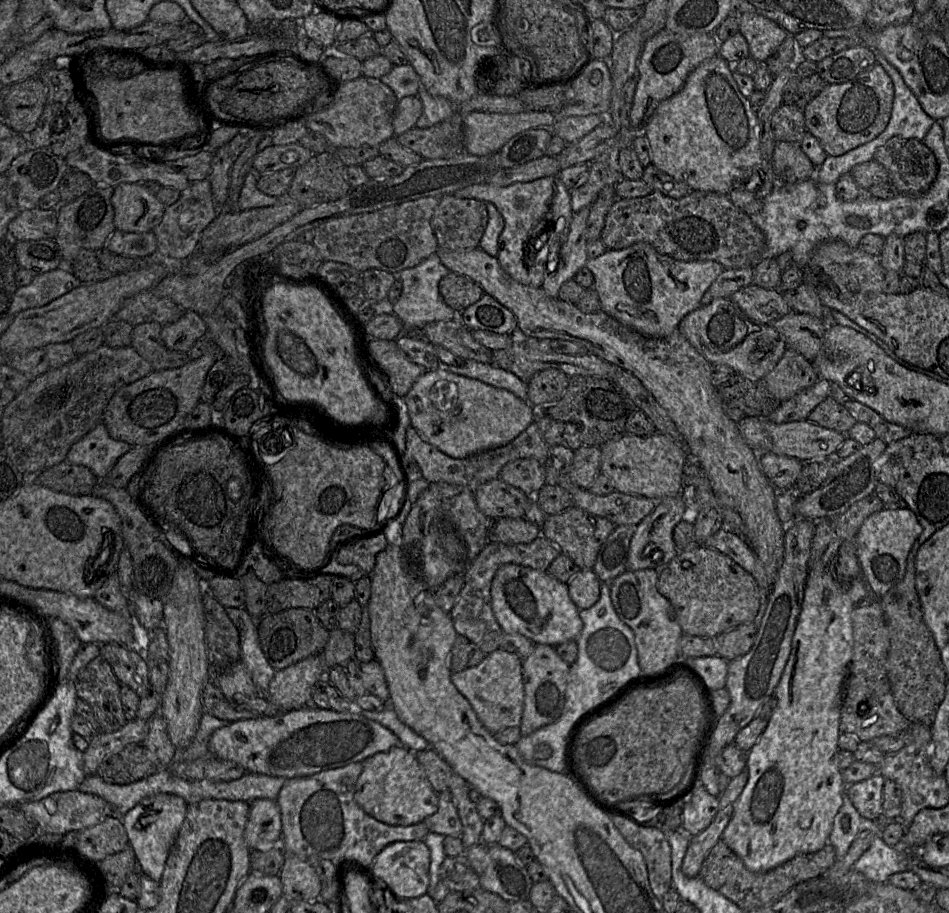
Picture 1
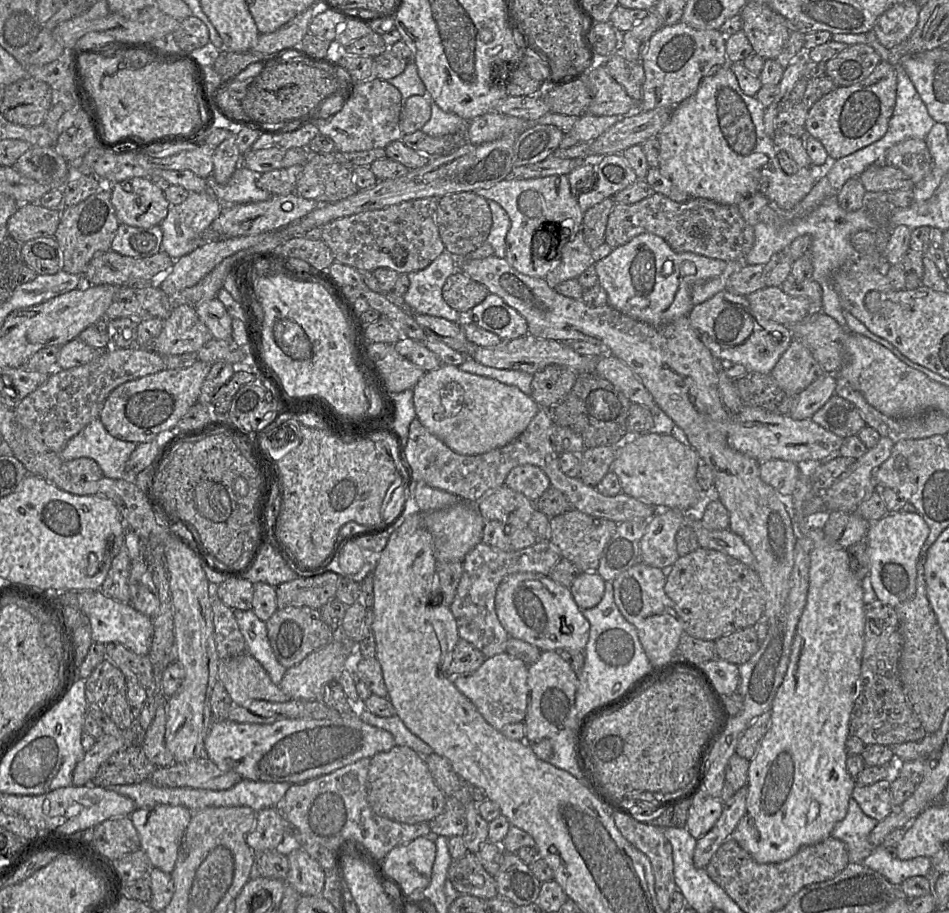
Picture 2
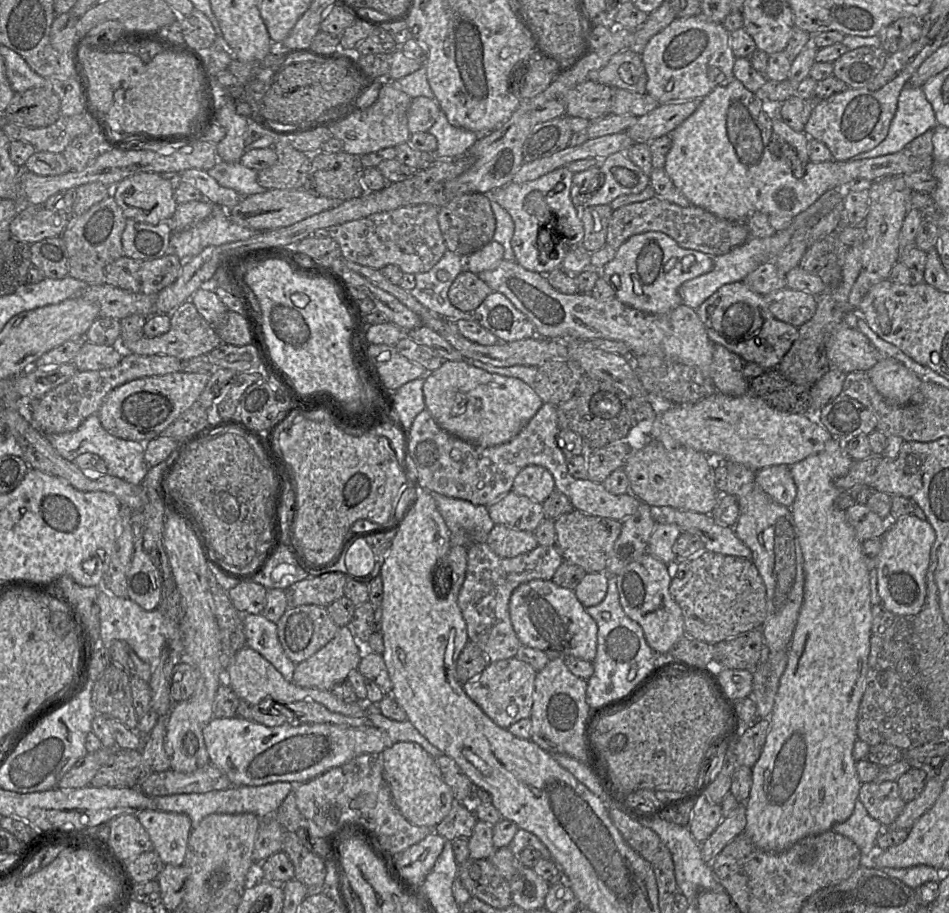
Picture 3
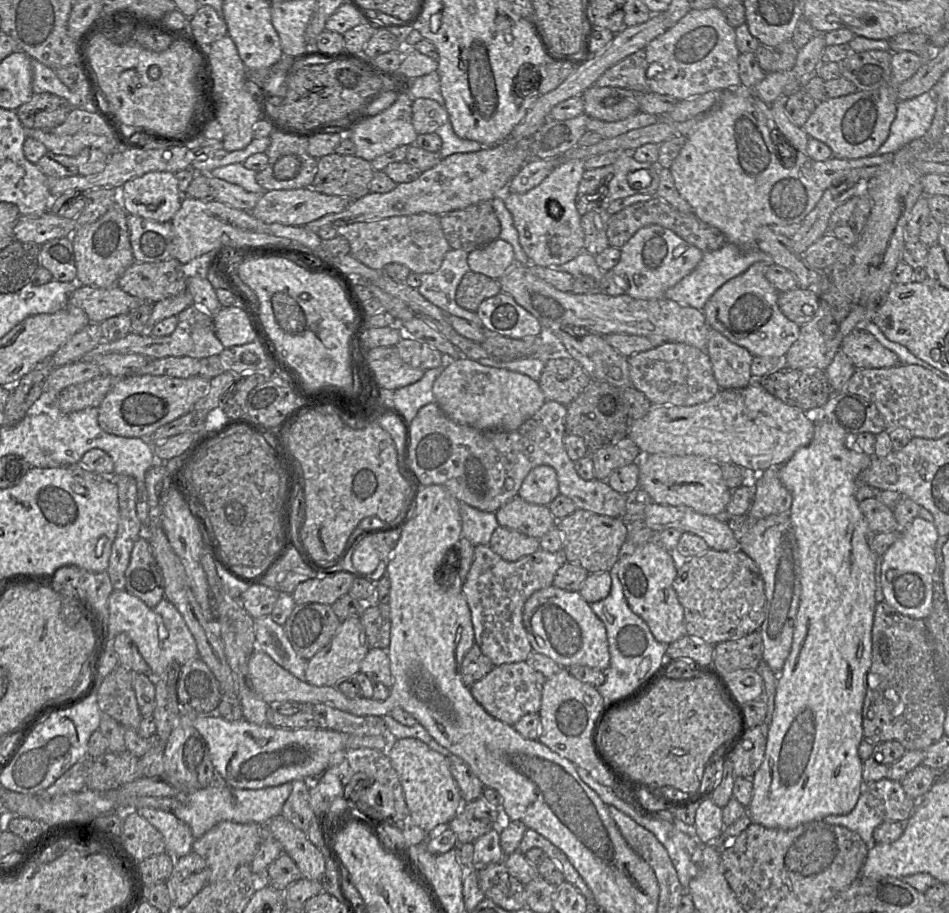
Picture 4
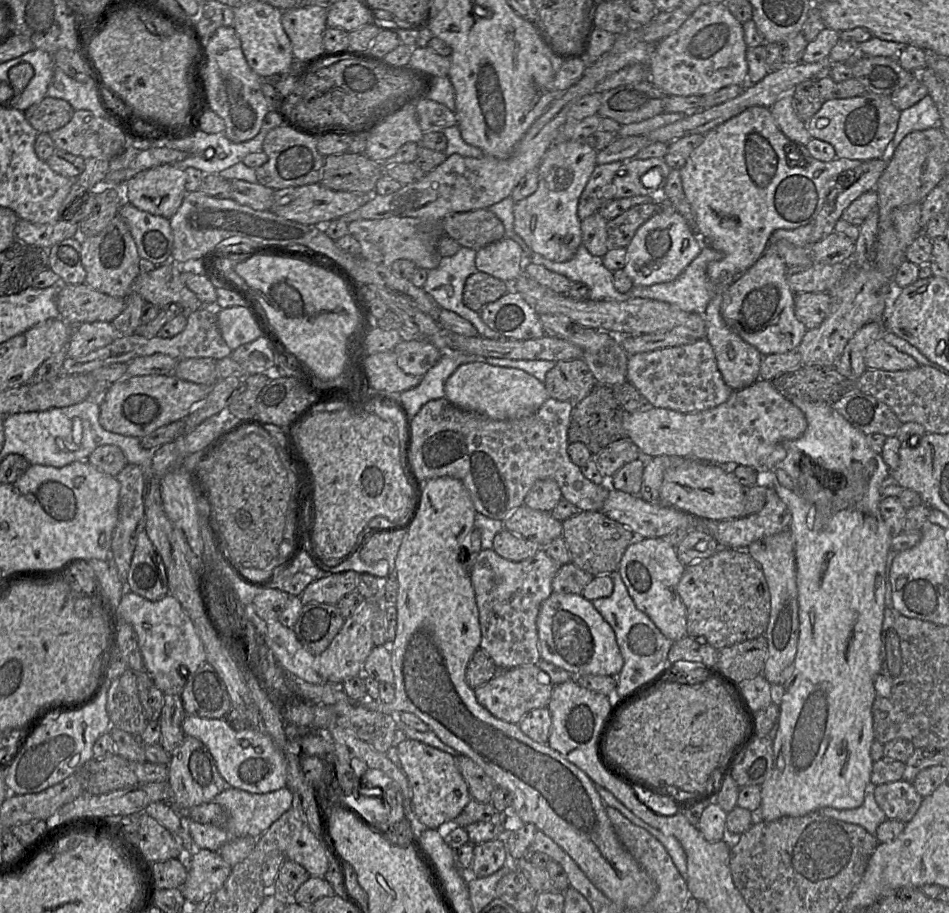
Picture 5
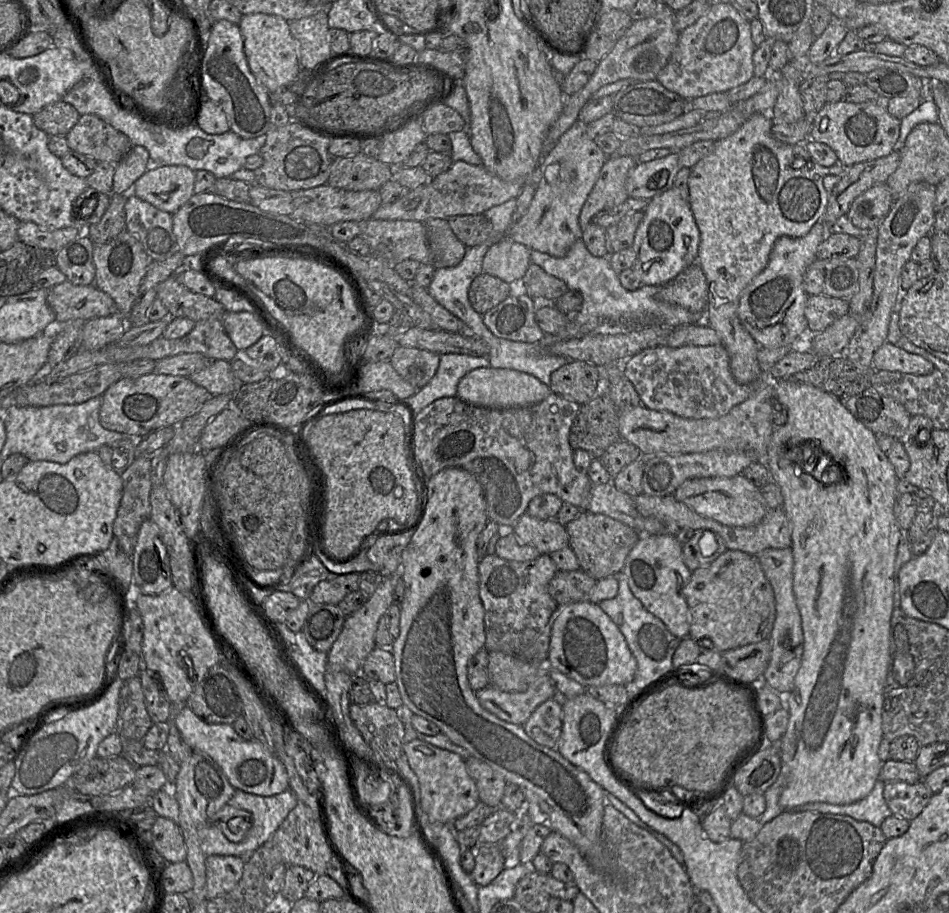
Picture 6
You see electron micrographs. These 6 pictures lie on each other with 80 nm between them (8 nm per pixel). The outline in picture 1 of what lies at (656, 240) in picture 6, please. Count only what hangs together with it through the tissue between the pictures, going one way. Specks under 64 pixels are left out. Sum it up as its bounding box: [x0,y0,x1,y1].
[585,242,725,338]

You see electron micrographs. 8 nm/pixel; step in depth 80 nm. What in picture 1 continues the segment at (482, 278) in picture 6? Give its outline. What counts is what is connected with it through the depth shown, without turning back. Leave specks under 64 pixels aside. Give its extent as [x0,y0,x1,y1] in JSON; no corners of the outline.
[438,271,484,313]

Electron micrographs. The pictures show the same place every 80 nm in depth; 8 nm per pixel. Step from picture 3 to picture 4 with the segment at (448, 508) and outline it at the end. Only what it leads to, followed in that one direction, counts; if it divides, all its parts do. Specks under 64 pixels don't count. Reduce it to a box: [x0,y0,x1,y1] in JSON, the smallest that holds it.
[459,502,500,546]

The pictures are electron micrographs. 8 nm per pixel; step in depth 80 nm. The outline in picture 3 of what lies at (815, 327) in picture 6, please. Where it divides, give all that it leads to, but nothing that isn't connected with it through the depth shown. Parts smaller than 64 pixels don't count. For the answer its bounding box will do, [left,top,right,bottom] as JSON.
[763,288,816,328]

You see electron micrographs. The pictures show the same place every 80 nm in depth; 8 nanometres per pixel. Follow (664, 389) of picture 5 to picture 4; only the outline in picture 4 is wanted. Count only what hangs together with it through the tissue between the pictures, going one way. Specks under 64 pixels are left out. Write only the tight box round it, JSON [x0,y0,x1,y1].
[628,343,721,406]

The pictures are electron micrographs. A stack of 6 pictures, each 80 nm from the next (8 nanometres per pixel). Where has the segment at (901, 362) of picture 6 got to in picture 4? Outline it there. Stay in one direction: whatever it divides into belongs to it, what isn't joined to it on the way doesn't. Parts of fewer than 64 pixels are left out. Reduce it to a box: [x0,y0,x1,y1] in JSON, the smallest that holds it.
[840,328,899,369]

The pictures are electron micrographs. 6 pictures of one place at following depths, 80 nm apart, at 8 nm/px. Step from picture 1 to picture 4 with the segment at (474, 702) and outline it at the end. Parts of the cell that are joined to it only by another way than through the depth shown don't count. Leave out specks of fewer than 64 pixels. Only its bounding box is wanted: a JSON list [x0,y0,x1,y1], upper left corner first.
[470,661,546,726]

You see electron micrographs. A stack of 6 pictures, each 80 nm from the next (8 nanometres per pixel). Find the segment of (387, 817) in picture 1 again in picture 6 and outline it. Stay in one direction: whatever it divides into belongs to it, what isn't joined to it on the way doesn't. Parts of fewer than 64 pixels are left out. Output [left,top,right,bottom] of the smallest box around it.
[403,739,480,824]

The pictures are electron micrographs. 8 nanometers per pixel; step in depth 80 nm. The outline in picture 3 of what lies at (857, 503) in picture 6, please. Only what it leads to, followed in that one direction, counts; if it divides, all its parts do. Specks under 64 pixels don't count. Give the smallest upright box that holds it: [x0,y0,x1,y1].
[744,438,872,852]

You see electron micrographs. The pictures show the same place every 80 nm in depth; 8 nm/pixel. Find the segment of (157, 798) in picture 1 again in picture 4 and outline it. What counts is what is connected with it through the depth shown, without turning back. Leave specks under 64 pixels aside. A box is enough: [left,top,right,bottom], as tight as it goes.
[136,808,194,859]

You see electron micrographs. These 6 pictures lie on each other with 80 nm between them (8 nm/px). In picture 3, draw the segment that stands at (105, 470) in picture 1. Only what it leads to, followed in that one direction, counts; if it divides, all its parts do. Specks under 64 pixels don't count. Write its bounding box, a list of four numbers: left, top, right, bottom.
[46,414,149,485]

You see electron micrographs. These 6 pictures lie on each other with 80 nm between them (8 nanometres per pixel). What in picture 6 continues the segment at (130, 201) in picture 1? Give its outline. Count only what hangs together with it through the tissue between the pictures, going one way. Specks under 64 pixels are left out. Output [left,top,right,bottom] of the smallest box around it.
[130,166,195,214]

